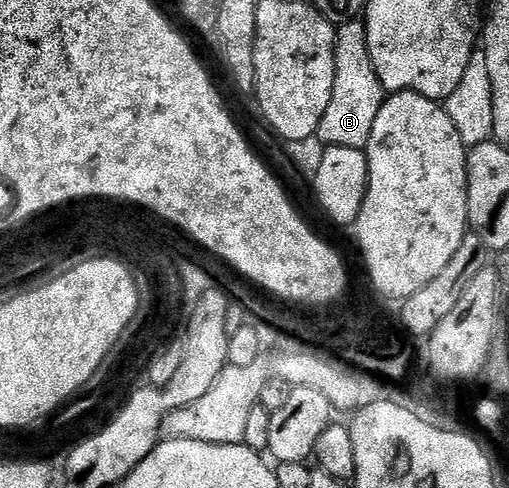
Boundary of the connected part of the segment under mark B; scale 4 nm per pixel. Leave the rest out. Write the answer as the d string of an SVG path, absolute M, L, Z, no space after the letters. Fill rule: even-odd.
M361 19L349 20L337 29L334 61L336 78L332 86L332 102L328 102L324 118L320 118L317 139L322 139L321 143L326 146L365 149L368 138L372 138L376 114L380 114L380 106L386 101L388 93L380 78L376 78L376 66L372 66L372 54L368 50L366 26Z

